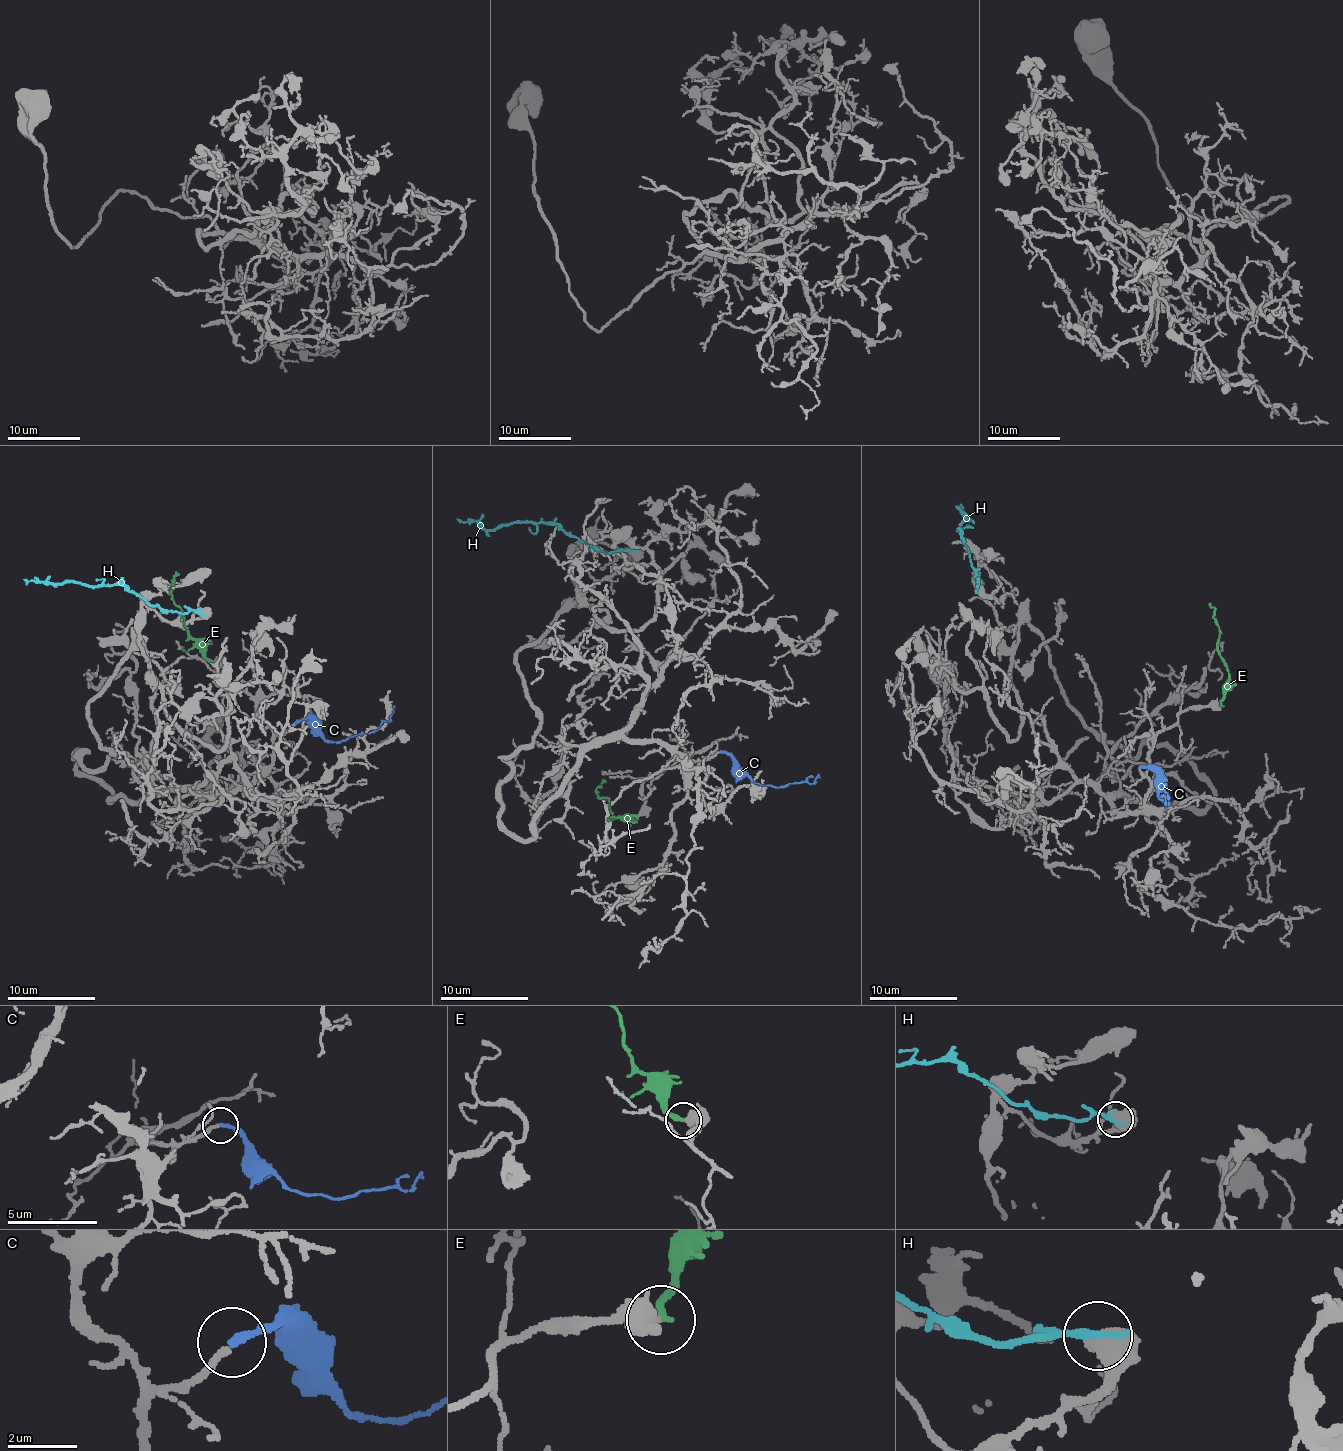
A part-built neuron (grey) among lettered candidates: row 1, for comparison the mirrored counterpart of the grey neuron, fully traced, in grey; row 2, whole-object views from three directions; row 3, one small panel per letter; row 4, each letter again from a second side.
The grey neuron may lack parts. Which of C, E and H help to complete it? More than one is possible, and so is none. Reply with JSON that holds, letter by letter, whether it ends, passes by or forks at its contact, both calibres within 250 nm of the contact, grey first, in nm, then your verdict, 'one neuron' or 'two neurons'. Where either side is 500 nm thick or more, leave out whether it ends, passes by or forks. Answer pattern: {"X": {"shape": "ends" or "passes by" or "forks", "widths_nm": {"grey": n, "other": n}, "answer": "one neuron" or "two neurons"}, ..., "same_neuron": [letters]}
{"C": {"shape": "ends", "widths_nm": {"grey": 180, "other": 180}, "answer": "one neuron"}, "E": {"shape": "ends", "widths_nm": {"grey": 480, "other": 240}, "answer": "one neuron"}, "H": {"widths_nm": {"grey": 700, "other": 280}, "answer": "two neurons"}, "same_neuron": ["C", "E"]}

